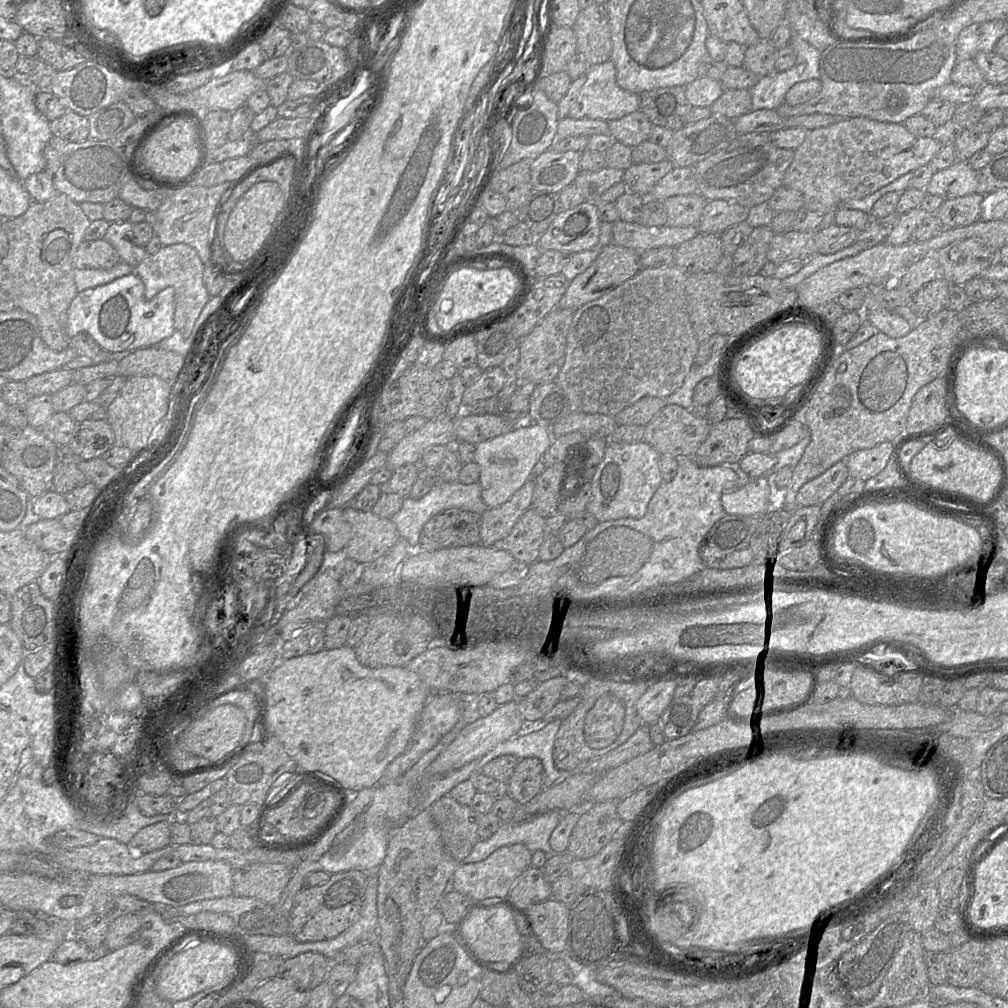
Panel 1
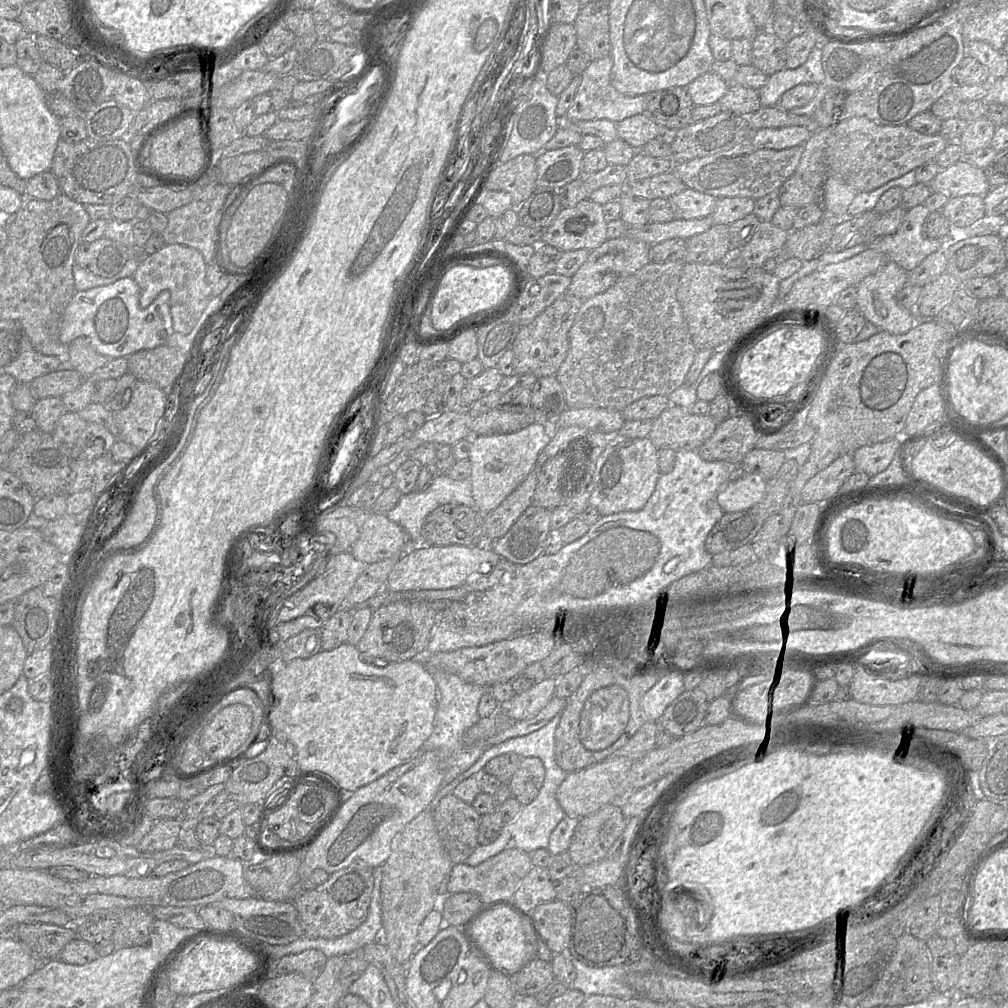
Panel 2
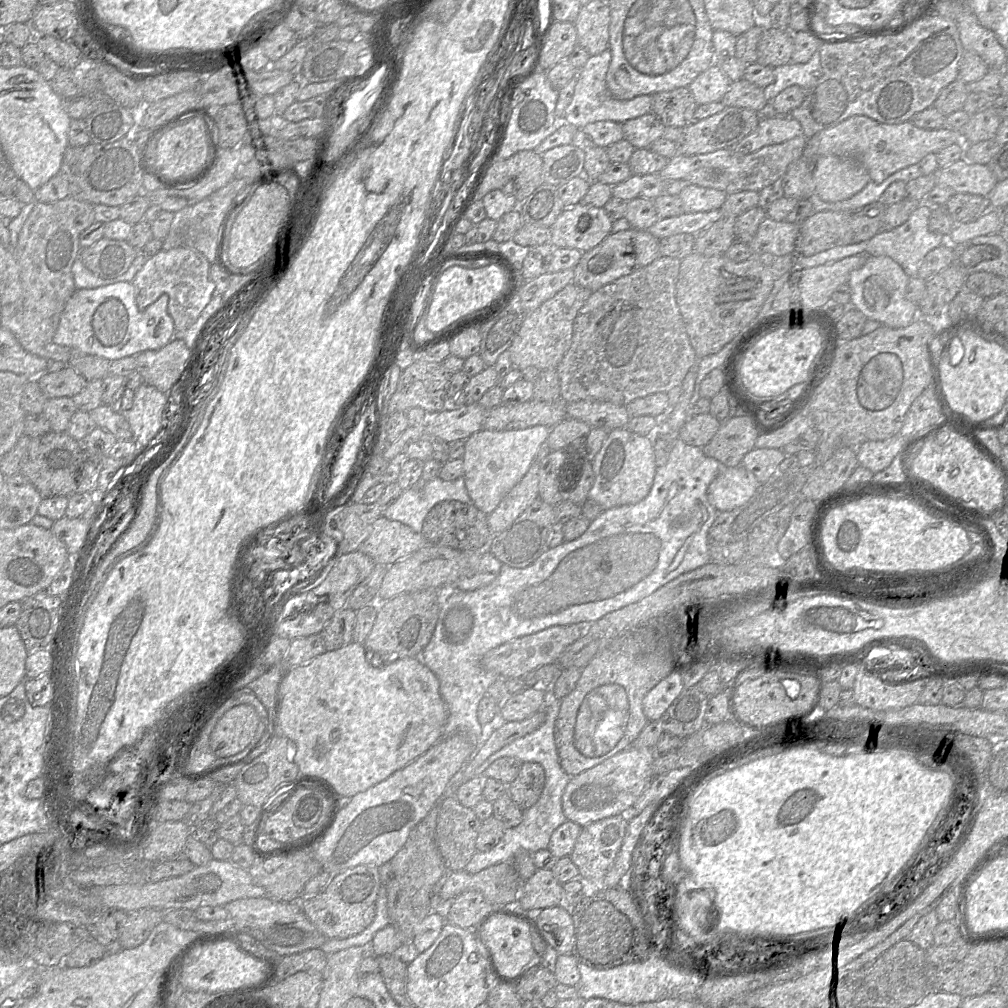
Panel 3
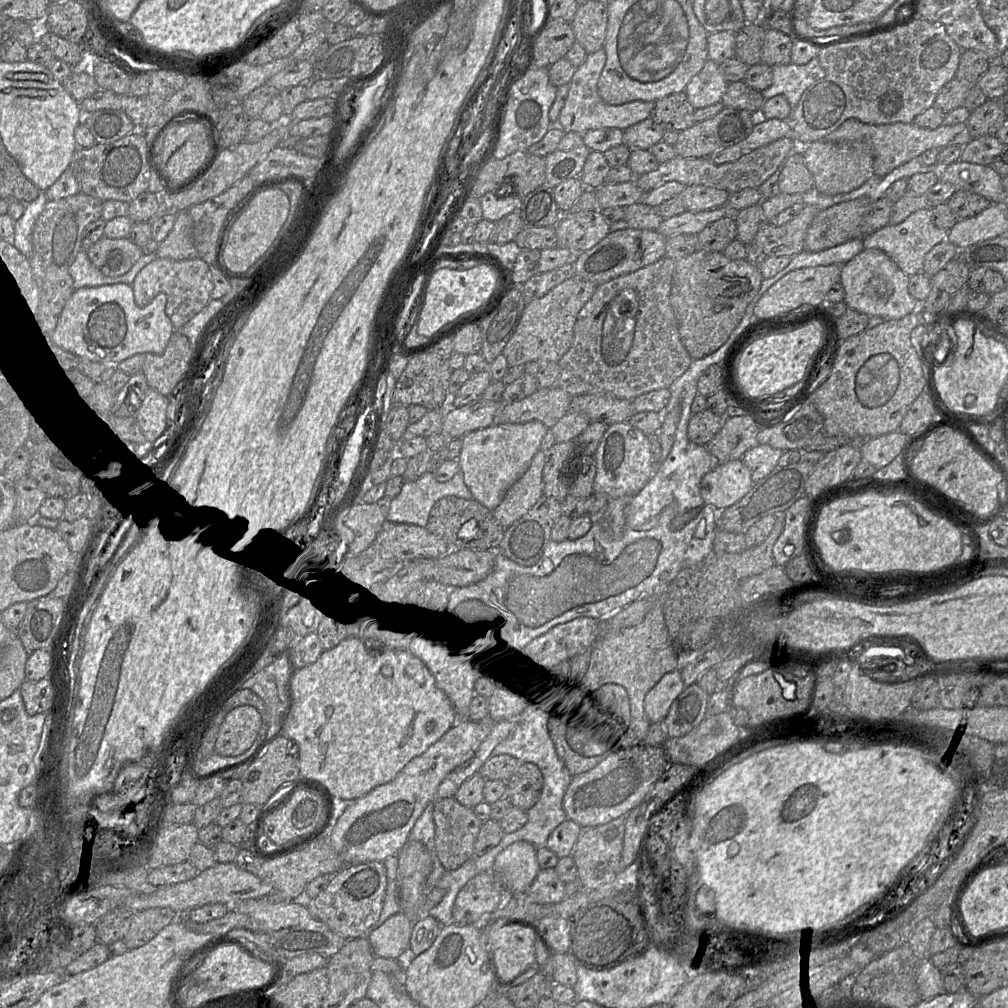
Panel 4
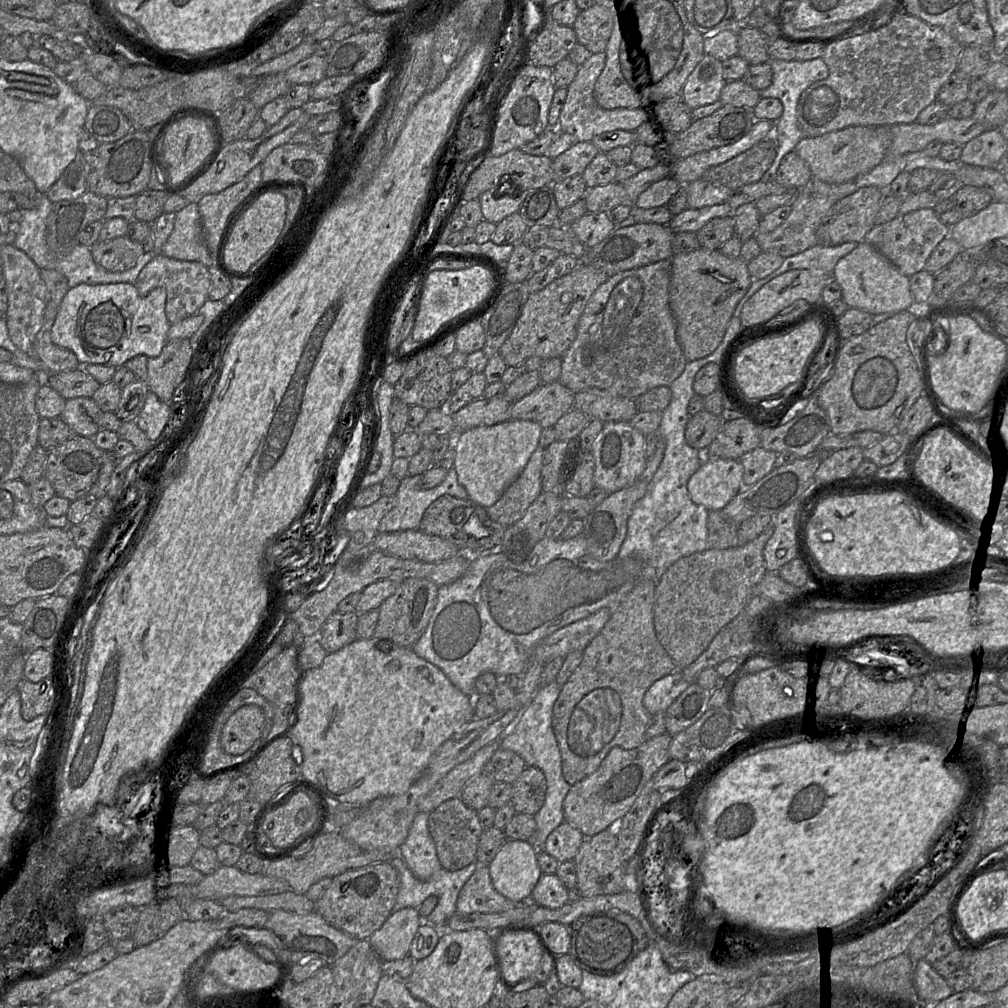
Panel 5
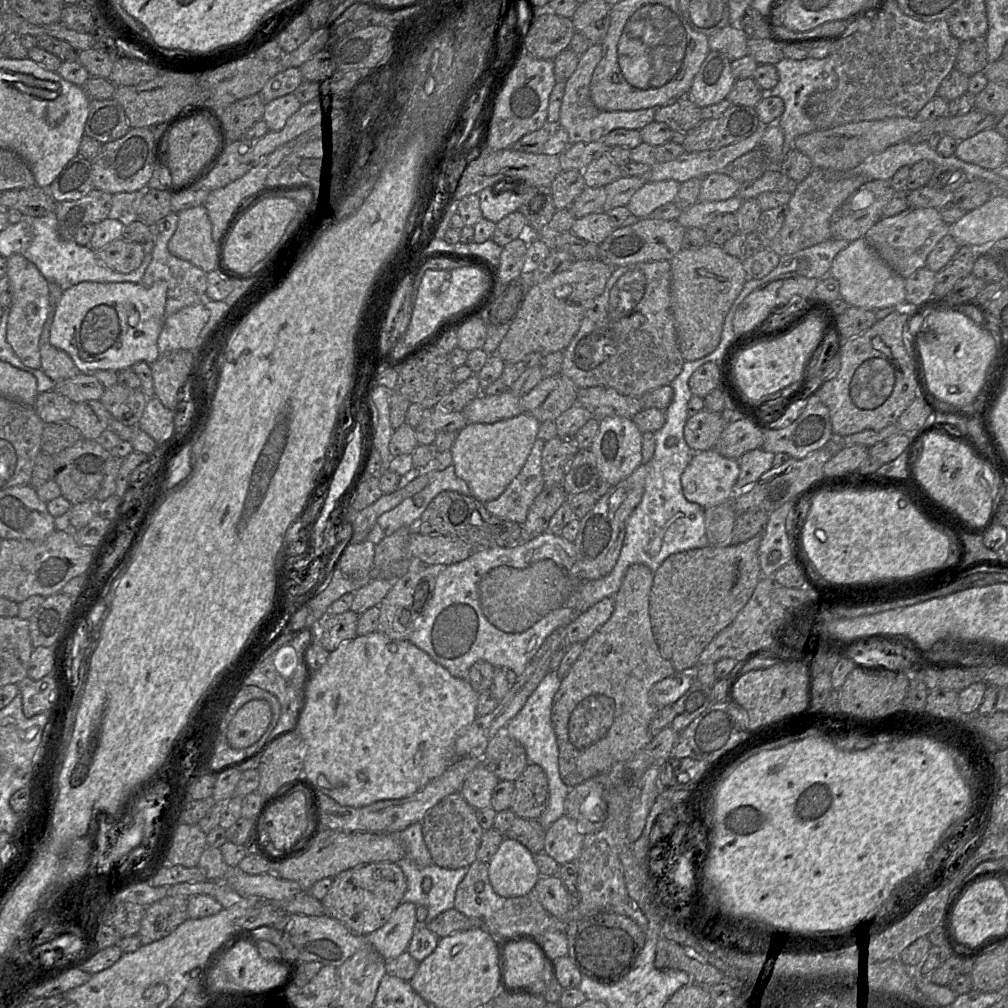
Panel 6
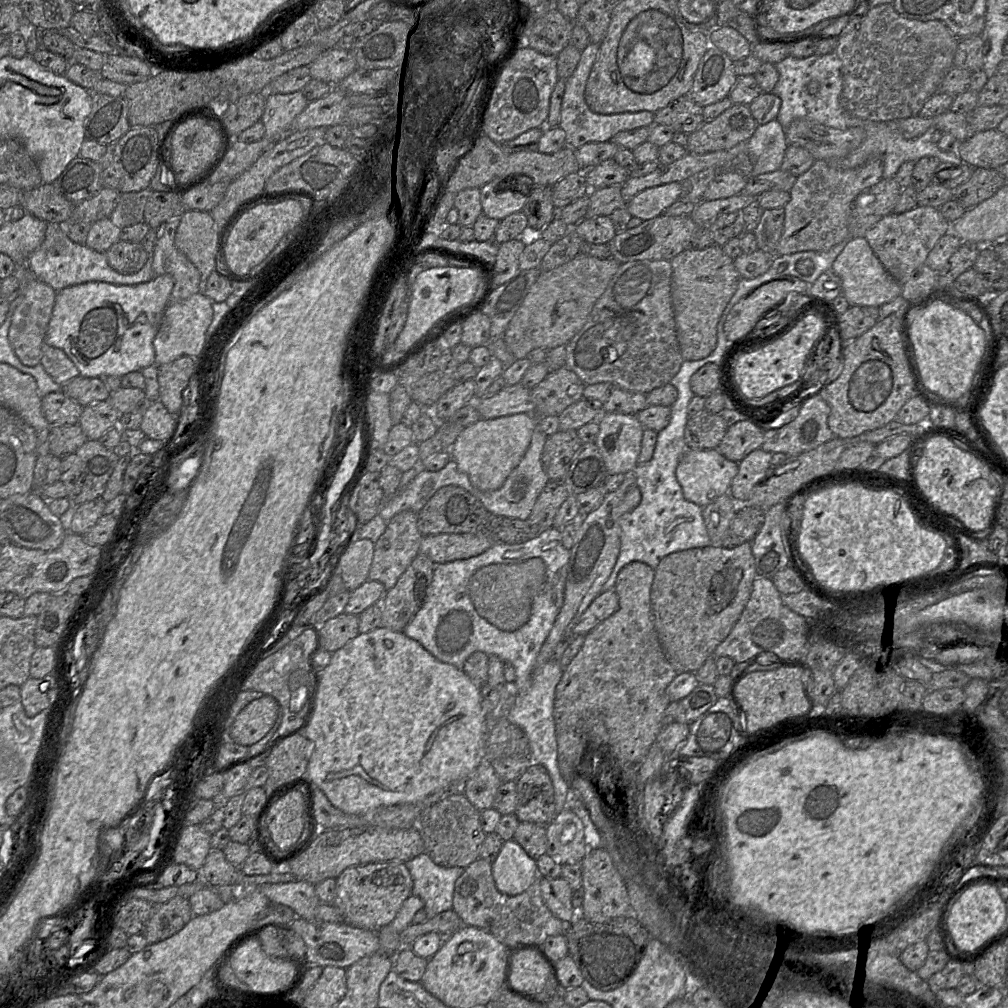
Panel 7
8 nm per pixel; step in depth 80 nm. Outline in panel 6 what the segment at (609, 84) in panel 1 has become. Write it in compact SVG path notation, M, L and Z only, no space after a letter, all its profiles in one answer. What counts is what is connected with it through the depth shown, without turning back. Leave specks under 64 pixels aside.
M601 44L591 45L585 53L579 56L575 71L565 81L565 90L560 106L558 126L567 132L570 144L598 141L615 129L633 129L640 131L646 125L654 121L655 109L602 111L594 105L590 96L590 82L593 72L601 59L601 55Z

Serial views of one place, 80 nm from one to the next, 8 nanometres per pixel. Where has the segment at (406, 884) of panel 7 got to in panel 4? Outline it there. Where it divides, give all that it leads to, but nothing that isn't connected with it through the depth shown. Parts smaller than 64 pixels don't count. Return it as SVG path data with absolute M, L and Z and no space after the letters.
M372 861L359 865L345 865L340 871L330 877L330 882L314 899L300 899L305 901L305 905L310 914L326 924L332 931L342 936L344 939L357 939L366 937L374 930L384 904L384 897L387 887L387 873L383 862Z

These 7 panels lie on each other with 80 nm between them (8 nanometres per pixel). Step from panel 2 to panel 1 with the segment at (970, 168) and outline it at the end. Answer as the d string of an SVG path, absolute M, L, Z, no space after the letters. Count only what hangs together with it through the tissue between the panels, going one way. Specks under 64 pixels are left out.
M956 160L948 168L936 170L925 191L945 200L976 193L977 186L978 171L967 161Z

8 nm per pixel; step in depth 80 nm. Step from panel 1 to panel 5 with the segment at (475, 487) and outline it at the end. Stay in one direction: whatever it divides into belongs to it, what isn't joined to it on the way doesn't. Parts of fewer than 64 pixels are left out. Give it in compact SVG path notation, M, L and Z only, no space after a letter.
M453 467L447 470L444 480L433 488L422 489L421 479L422 474L407 475L400 479L394 495L394 506L381 518L378 533L418 529L425 509L442 495L469 499Z

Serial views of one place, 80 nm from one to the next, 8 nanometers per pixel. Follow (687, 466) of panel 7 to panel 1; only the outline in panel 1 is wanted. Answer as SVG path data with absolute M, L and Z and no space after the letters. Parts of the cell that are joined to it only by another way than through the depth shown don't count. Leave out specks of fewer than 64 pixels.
M766 476L751 478L744 486L721 496L724 512L729 515L762 517L768 510L784 509L785 489L774 489Z

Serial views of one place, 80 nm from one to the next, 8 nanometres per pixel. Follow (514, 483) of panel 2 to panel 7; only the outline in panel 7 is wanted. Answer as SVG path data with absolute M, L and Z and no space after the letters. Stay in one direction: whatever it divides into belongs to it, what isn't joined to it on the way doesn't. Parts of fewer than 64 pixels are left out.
M520 413L494 419L480 419L462 430L449 454L456 462L458 470L469 477L476 489L497 490L520 463L535 429L536 417L533 414Z

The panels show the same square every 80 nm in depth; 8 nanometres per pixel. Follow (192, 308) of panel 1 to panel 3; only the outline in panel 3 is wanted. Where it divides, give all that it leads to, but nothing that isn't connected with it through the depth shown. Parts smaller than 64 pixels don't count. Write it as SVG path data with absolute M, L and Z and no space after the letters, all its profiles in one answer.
M186 246L169 250L160 250L149 257L136 273L132 284L135 287L135 299L139 310L145 310L161 295L169 296L168 314L174 322L176 331L192 326L213 297L214 283L209 277L210 263L198 251Z

